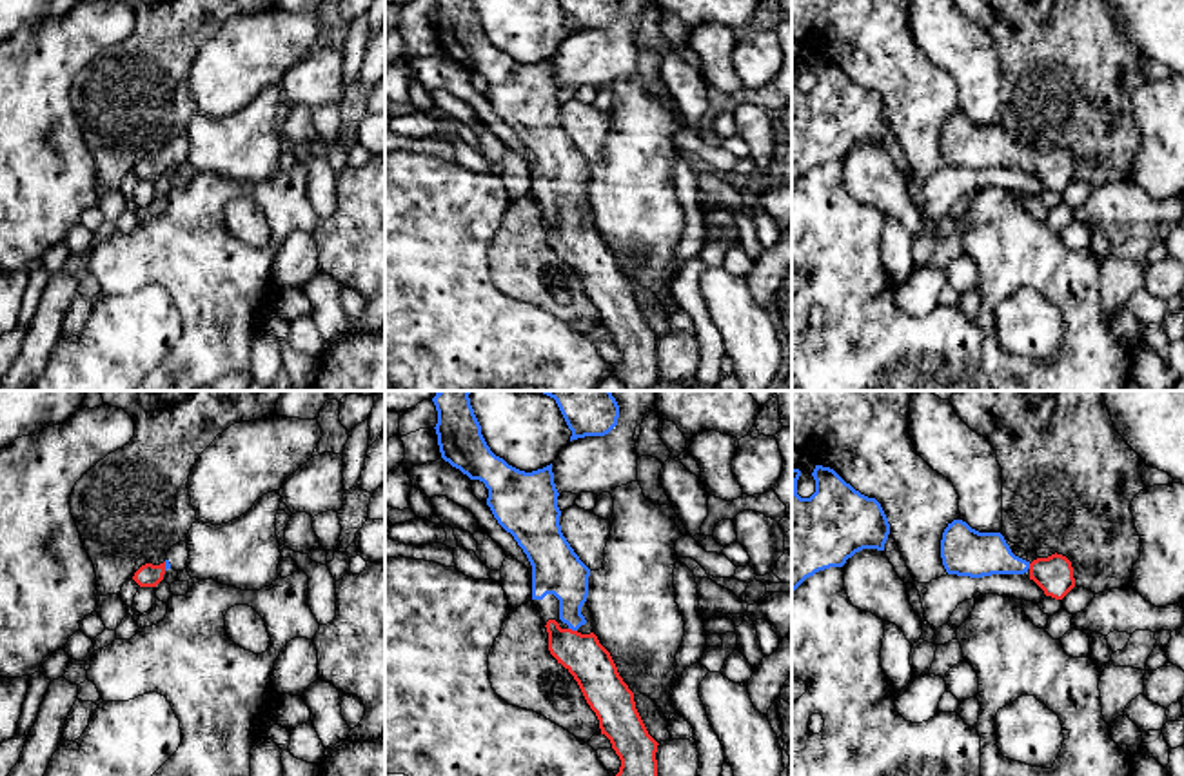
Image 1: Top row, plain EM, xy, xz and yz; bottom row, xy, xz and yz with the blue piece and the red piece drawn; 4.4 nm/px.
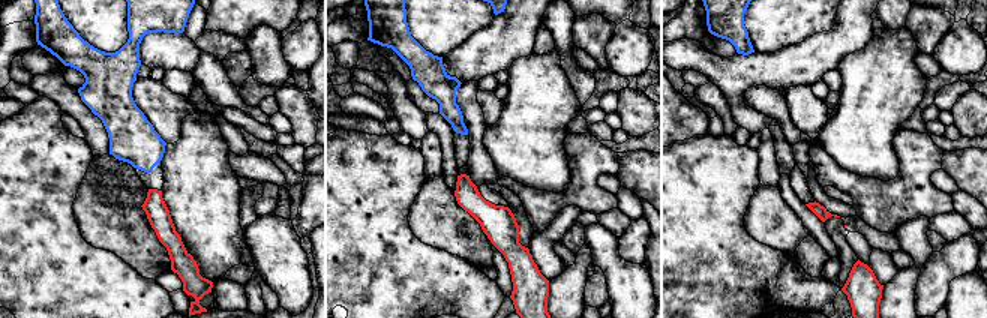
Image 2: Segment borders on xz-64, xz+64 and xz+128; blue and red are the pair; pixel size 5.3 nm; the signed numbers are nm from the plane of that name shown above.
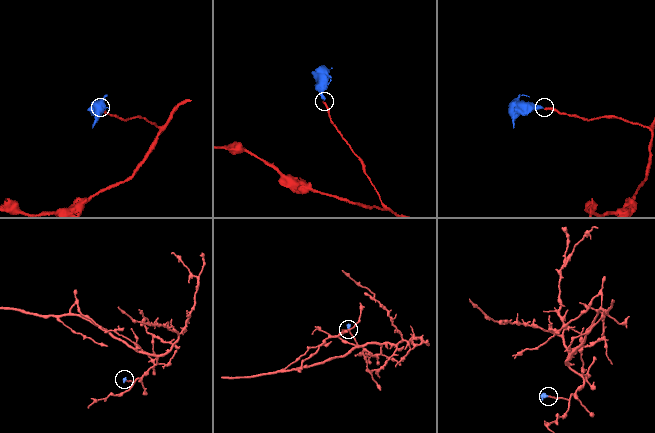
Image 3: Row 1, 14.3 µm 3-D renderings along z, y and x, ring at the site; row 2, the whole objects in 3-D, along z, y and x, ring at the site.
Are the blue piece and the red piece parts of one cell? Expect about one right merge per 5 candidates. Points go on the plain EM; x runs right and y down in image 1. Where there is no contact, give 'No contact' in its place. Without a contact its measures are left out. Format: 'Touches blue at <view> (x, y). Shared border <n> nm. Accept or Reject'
Touches blue at xz (572, 222). Shared border 40 nm. Accept

